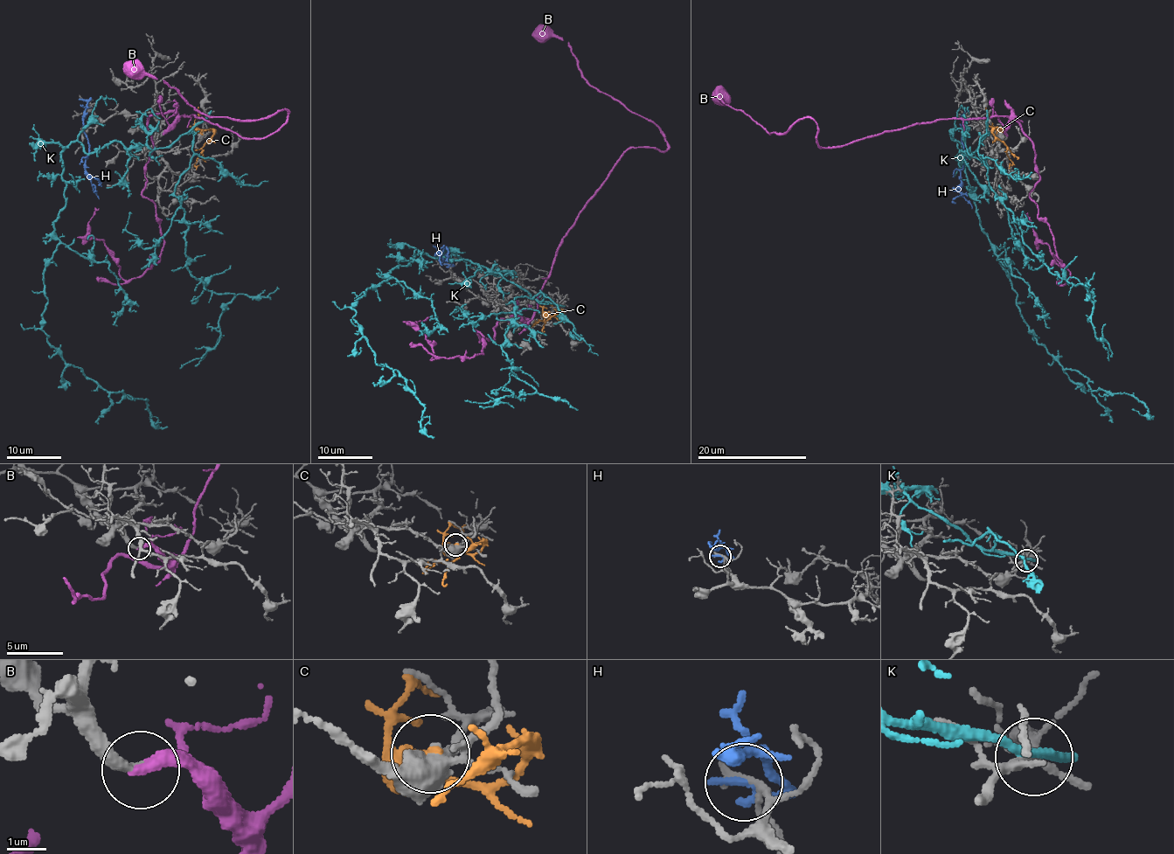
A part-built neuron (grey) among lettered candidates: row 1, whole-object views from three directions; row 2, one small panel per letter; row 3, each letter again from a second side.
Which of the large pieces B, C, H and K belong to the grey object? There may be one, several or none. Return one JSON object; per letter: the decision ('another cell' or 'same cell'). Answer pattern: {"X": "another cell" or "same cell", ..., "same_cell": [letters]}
{"B": "same cell", "C": "another cell", "H": "another cell", "K": "another cell", "same_cell": ["B"]}

